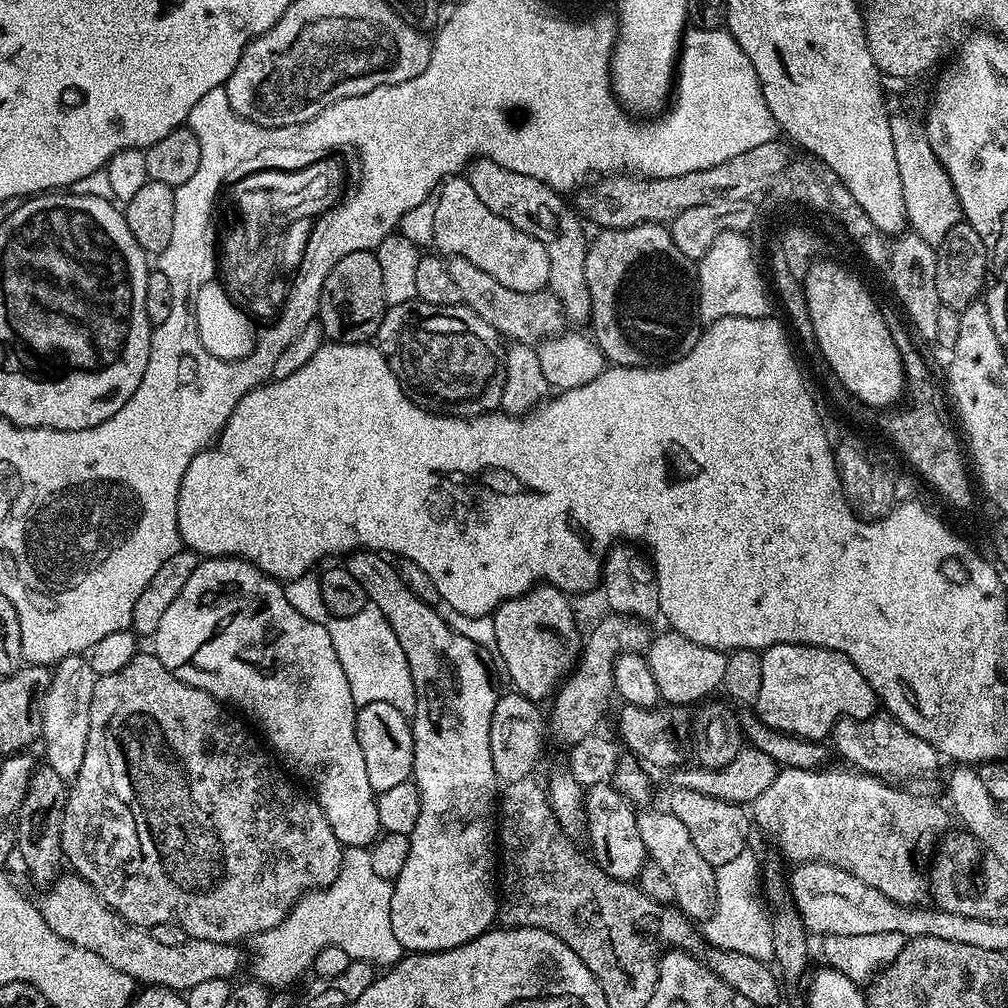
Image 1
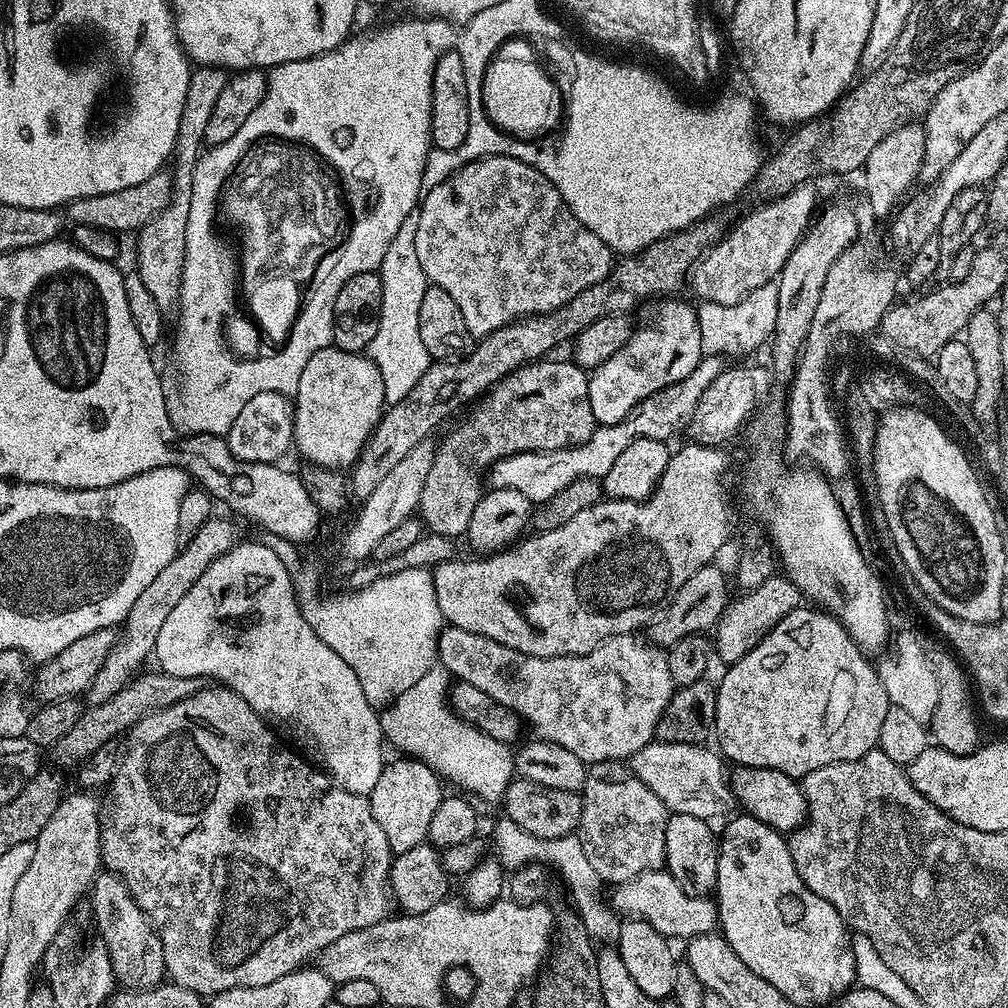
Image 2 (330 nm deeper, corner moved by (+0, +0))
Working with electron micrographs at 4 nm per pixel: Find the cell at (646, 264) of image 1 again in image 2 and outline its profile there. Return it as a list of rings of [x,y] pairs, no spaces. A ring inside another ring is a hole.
[[[680,298],[661,299],[657,303],[661,304],[649,314],[644,328],[637,327],[632,337],[626,342],[626,346],[622,346],[622,350],[606,358],[606,362],[602,362],[597,368],[591,369],[588,377],[590,410],[594,410],[597,425],[622,422],[622,418],[626,418],[626,414],[630,414],[630,410],[634,410],[634,406],[642,402],[642,398],[655,392],[661,392],[663,388],[674,382],[682,382],[682,378],[690,375],[698,366],[698,362],[704,359],[697,309],[693,305],[688,305],[684,300],[676,299]]]

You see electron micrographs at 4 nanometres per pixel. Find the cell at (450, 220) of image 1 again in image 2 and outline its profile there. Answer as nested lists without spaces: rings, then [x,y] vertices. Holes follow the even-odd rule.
[[[487,156],[463,164],[449,180],[431,185],[423,193],[415,215],[418,218],[418,231],[414,233],[414,251],[418,254],[418,262],[422,262],[422,270],[428,275],[429,281],[435,287],[446,290],[446,294],[450,294],[450,298],[458,302],[458,310],[462,310],[462,318],[466,318],[466,330],[470,330],[474,338],[489,336],[494,330],[512,324],[515,320],[523,320],[525,316],[542,316],[546,312],[558,311],[562,306],[566,306],[566,302],[582,294],[582,290],[606,278],[614,267],[612,249],[598,238],[598,234],[586,230],[586,226],[582,226],[582,222],[574,218],[574,214],[566,206],[562,194],[558,194],[558,190],[550,182],[550,178],[534,170],[534,166],[515,160],[513,156]]]

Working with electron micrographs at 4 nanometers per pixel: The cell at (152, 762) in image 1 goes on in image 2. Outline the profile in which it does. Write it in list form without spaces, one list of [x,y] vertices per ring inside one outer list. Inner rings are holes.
[[[206,686],[206,687],[204,687],[204,688],[203,688],[203,690],[202,690],[202,691],[200,691],[200,692],[199,692],[199,693],[198,693],[198,694],[194,694],[194,695],[193,695],[193,696],[191,696],[191,697],[190,697],[190,698],[186,698],[186,699],[185,699],[185,700],[183,700],[183,701],[182,701],[182,702],[174,702],[174,706],[166,706],[166,707],[165,707],[165,708],[160,708],[160,709],[159,709],[159,710],[158,710],[158,711],[157,711],[157,712],[151,712],[151,714],[150,714],[150,715],[149,715],[149,716],[144,716],[144,717],[143,717],[143,718],[141,718],[141,720],[140,720],[140,721],[139,721],[139,722],[137,722],[137,723],[136,723],[136,724],[135,724],[135,725],[134,725],[134,726],[133,726],[133,728],[132,728],[132,729],[131,729],[131,730],[130,730],[130,731],[129,731],[129,732],[128,732],[128,733],[127,733],[127,736],[126,736],[126,741],[127,741],[127,740],[128,740],[128,749],[127,749],[127,748],[126,748],[126,747],[125,747],[125,748],[124,748],[124,749],[123,749],[123,752],[122,752],[122,755],[121,755],[121,757],[120,757],[120,768],[119,768],[119,769],[118,769],[118,770],[117,770],[117,772],[116,772],[116,777],[115,777],[115,778],[114,778],[114,779],[112,779],[112,783],[111,783],[111,785],[110,785],[110,793],[111,793],[111,792],[112,792],[112,805],[110,805],[110,806],[109,806],[109,808],[108,808],[108,805],[107,805],[107,808],[106,808],[106,823],[105,823],[105,824],[104,824],[104,825],[103,825],[103,827],[101,827],[101,854],[102,854],[102,856],[103,856],[103,861],[102,861],[102,864],[103,864],[103,867],[104,867],[104,868],[105,868],[105,869],[107,869],[107,871],[108,871],[108,872],[109,872],[109,873],[112,873],[112,874],[115,874],[115,875],[117,875],[117,876],[119,876],[119,877],[120,877],[120,879],[122,879],[122,880],[124,880],[124,881],[125,881],[125,882],[126,882],[126,886],[127,886],[127,887],[128,887],[128,889],[129,889],[129,890],[130,890],[130,894],[131,894],[131,895],[132,895],[132,896],[133,896],[133,898],[135,898],[135,900],[136,900],[136,901],[137,901],[137,902],[138,902],[138,906],[139,906],[139,907],[140,907],[140,908],[141,908],[141,910],[143,910],[143,911],[144,911],[144,912],[145,912],[145,914],[147,914],[147,916],[148,916],[148,921],[150,921],[150,923],[151,923],[151,924],[152,924],[152,925],[153,925],[153,926],[155,926],[155,928],[156,928],[156,933],[157,933],[157,934],[158,934],[158,938],[159,938],[159,939],[160,939],[160,941],[161,941],[161,942],[162,942],[162,954],[163,954],[163,955],[164,955],[164,971],[165,971],[165,973],[166,973],[166,976],[167,976],[167,979],[168,979],[168,980],[169,980],[169,981],[171,981],[171,983],[174,983],[174,984],[177,984],[177,985],[178,985],[178,986],[182,986],[182,987],[183,987],[183,988],[185,988],[185,989],[186,989],[186,990],[194,990],[194,991],[195,991],[195,992],[197,992],[197,994],[198,994],[198,995],[199,995],[199,996],[202,996],[202,997],[205,997],[205,998],[211,998],[211,997],[213,997],[213,996],[215,996],[215,995],[216,995],[216,993],[218,993],[218,992],[221,992],[221,991],[222,991],[222,990],[230,990],[230,989],[231,989],[231,988],[249,988],[249,987],[250,987],[250,986],[265,986],[265,985],[266,985],[266,983],[270,983],[270,982],[275,982],[275,981],[277,981],[277,980],[278,980],[278,978],[282,978],[282,976],[283,976],[283,975],[286,975],[286,974],[290,974],[290,973],[291,973],[291,972],[293,972],[293,971],[295,971],[295,970],[296,970],[296,969],[302,969],[302,968],[304,968],[304,967],[305,967],[305,965],[307,965],[307,964],[308,964],[308,963],[309,963],[309,961],[311,961],[311,960],[308,960],[308,959],[310,959],[310,958],[311,958],[311,956],[312,956],[312,959],[313,959],[313,958],[316,958],[316,957],[319,957],[319,955],[320,955],[320,953],[321,953],[321,952],[323,952],[323,951],[324,951],[324,949],[326,949],[326,948],[329,948],[329,947],[330,947],[330,946],[331,946],[331,944],[333,944],[333,943],[334,943],[334,942],[338,942],[338,938],[342,938],[342,937],[343,937],[343,936],[345,936],[345,935],[346,935],[346,934],[350,934],[350,933],[351,933],[351,932],[357,932],[357,931],[358,931],[358,930],[362,930],[362,929],[363,929],[363,928],[369,928],[369,927],[370,927],[370,926],[374,926],[374,925],[375,925],[375,924],[377,924],[377,923],[378,923],[378,922],[382,922],[382,921],[383,921],[383,920],[387,920],[387,919],[389,919],[389,916],[390,916],[390,913],[391,913],[391,912],[392,912],[392,911],[393,911],[393,909],[392,909],[392,910],[391,910],[391,908],[394,908],[394,901],[393,901],[393,898],[392,898],[392,894],[391,894],[391,891],[390,891],[390,889],[389,889],[389,886],[388,886],[388,875],[389,875],[389,874],[390,874],[390,870],[391,870],[391,869],[392,869],[392,861],[393,861],[393,859],[394,859],[394,853],[393,853],[393,850],[392,850],[392,847],[391,847],[391,846],[390,846],[390,842],[389,842],[389,841],[388,841],[388,839],[387,839],[387,838],[386,838],[386,834],[382,834],[382,826],[378,826],[378,822],[377,822],[377,820],[376,820],[376,819],[375,819],[375,818],[374,818],[374,814],[373,814],[373,813],[372,813],[372,805],[371,805],[371,803],[370,803],[370,800],[369,800],[369,797],[368,797],[368,796],[359,796],[359,795],[358,795],[358,794],[354,794],[354,793],[353,793],[353,792],[348,792],[348,791],[346,791],[346,790],[345,790],[345,789],[344,789],[344,788],[341,788],[341,787],[340,787],[340,785],[339,785],[339,784],[337,784],[337,783],[336,783],[336,781],[335,781],[335,780],[333,780],[333,779],[332,779],[332,777],[331,777],[331,776],[329,776],[329,775],[328,775],[328,773],[327,773],[327,772],[325,772],[325,771],[323,771],[323,770],[321,770],[321,769],[320,769],[320,768],[319,768],[319,767],[316,767],[316,766],[313,766],[313,765],[312,765],[312,764],[311,764],[311,763],[309,763],[309,761],[308,761],[308,760],[307,760],[307,759],[305,759],[305,757],[304,757],[304,756],[303,756],[303,755],[301,755],[301,753],[300,753],[300,752],[299,752],[299,751],[296,751],[296,750],[293,750],[293,749],[292,749],[292,748],[291,748],[291,747],[289,747],[289,745],[288,745],[288,744],[287,744],[287,743],[285,743],[285,741],[284,741],[284,740],[283,740],[283,739],[281,739],[281,737],[280,737],[280,736],[279,736],[279,735],[277,735],[277,733],[276,733],[276,732],[275,732],[275,731],[274,731],[274,729],[273,729],[273,727],[272,727],[272,726],[271,726],[271,725],[270,725],[270,724],[269,724],[269,723],[268,723],[268,722],[267,722],[267,721],[265,721],[265,720],[264,720],[264,719],[263,719],[263,718],[262,718],[262,717],[260,717],[260,716],[259,716],[259,714],[258,714],[258,713],[256,713],[256,712],[255,712],[255,711],[254,711],[254,709],[252,709],[252,708],[251,708],[251,707],[250,707],[250,705],[248,705],[248,704],[247,704],[247,702],[245,702],[245,700],[243,700],[243,699],[242,699],[242,697],[240,697],[240,696],[239,696],[239,695],[238,695],[238,694],[237,694],[237,692],[231,692],[231,691],[230,691],[230,689],[229,689],[229,688],[226,688],[226,687],[223,687],[223,686]]]

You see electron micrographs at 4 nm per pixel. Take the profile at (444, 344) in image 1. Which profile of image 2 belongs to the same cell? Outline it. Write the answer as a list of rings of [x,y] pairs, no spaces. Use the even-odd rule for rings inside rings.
[[[545,358],[537,360],[534,364],[525,364],[523,368],[504,377],[471,409],[473,412],[441,442],[440,448],[438,444],[433,451],[430,474],[426,474],[418,509],[419,519],[426,525],[429,533],[451,538],[463,537],[467,533],[470,514],[474,514],[474,506],[478,506],[482,495],[482,481],[488,469],[502,458],[519,452],[549,452],[559,448],[571,448],[573,444],[586,442],[596,431],[598,425],[594,410],[590,410],[589,373],[575,362],[567,364],[564,360],[552,359],[556,358]]]

